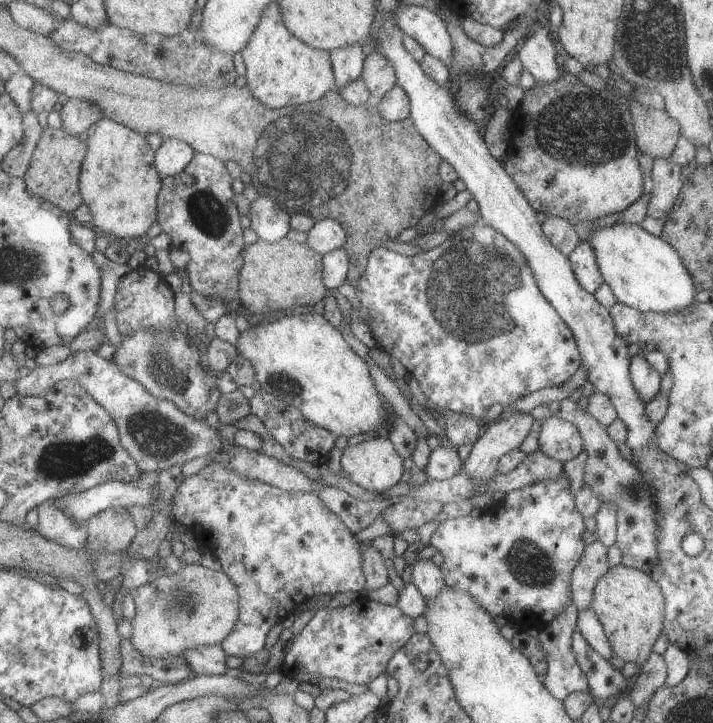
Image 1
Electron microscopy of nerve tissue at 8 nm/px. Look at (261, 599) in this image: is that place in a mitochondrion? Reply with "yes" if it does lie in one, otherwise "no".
no

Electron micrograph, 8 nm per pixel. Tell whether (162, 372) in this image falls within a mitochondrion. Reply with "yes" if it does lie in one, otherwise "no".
yes

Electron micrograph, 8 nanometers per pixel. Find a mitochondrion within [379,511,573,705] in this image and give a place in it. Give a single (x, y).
(532, 565)

